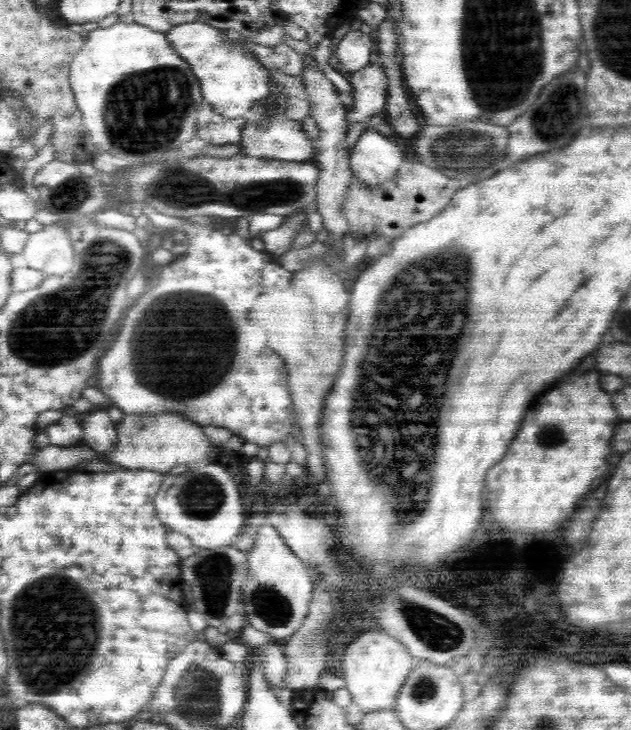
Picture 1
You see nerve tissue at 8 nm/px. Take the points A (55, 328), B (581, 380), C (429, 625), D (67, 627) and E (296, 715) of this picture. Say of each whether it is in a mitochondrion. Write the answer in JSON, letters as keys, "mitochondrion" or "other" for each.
{"A":"mitochondrion","B":"other","C":"mitochondrion","D":"mitochondrion","E":"other"}

